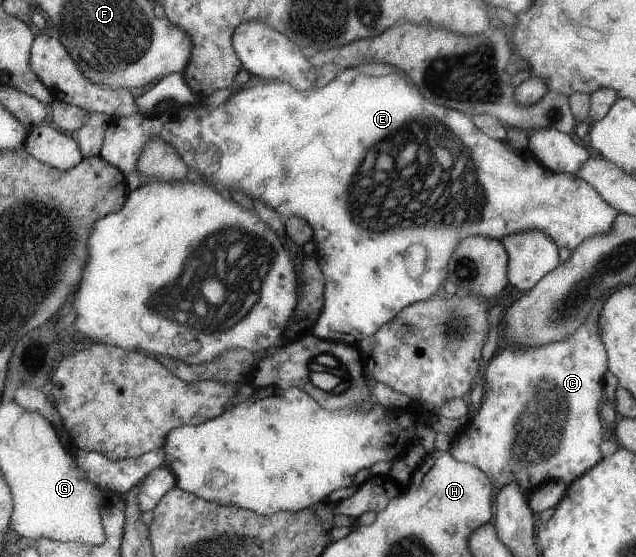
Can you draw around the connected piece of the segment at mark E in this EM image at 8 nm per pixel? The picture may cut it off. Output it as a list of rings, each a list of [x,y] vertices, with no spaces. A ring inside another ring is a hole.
[[[362,62],[357,66],[352,66],[342,71],[339,70],[336,77],[325,86],[321,88],[313,86],[309,90],[303,90],[303,92],[295,90],[289,84],[283,84],[283,82],[269,81],[233,92],[226,102],[214,108],[207,107],[203,103],[197,106],[175,105],[170,112],[165,112],[164,114],[155,113],[155,116],[145,116],[143,118],[141,114],[131,114],[127,118],[113,118],[107,124],[107,128],[103,130],[102,146],[98,154],[99,158],[105,160],[107,164],[111,164],[113,168],[117,168],[126,177],[132,171],[135,172],[139,154],[142,153],[143,146],[149,142],[149,138],[153,138],[153,136],[159,136],[161,140],[165,139],[167,144],[171,144],[177,150],[177,154],[183,159],[183,164],[189,169],[195,168],[198,174],[201,172],[201,176],[205,180],[209,180],[209,182],[223,180],[223,182],[219,182],[221,186],[241,188],[253,198],[259,196],[263,202],[267,202],[267,206],[273,206],[273,210],[276,213],[279,212],[282,219],[295,214],[299,218],[305,218],[309,224],[313,224],[311,226],[311,230],[315,232],[313,240],[314,242],[317,240],[315,242],[315,255],[321,265],[325,286],[323,288],[322,310],[319,312],[317,320],[315,320],[312,334],[321,340],[341,342],[354,347],[365,336],[370,337],[371,334],[375,334],[384,323],[390,321],[407,304],[429,298],[439,288],[439,284],[445,280],[445,276],[447,276],[445,264],[450,260],[451,254],[454,253],[455,246],[466,236],[483,236],[483,238],[492,238],[500,241],[501,238],[505,238],[509,234],[515,234],[515,232],[541,230],[555,242],[555,246],[559,246],[559,248],[563,246],[568,250],[573,250],[575,246],[579,246],[587,238],[591,238],[595,234],[609,232],[611,225],[614,224],[615,217],[618,216],[618,212],[614,207],[607,203],[594,187],[589,186],[587,182],[581,180],[577,175],[551,172],[531,154],[529,148],[515,150],[515,147],[512,147],[506,140],[490,139],[478,128],[475,128],[473,122],[467,116],[463,116],[462,112],[457,112],[457,110],[453,109],[449,110],[449,108],[435,106],[435,104],[427,102],[423,96],[419,96],[419,90],[415,88],[413,80],[407,78],[405,72],[390,64]],[[419,150],[423,152],[425,160],[417,160],[419,158],[417,156]]]

